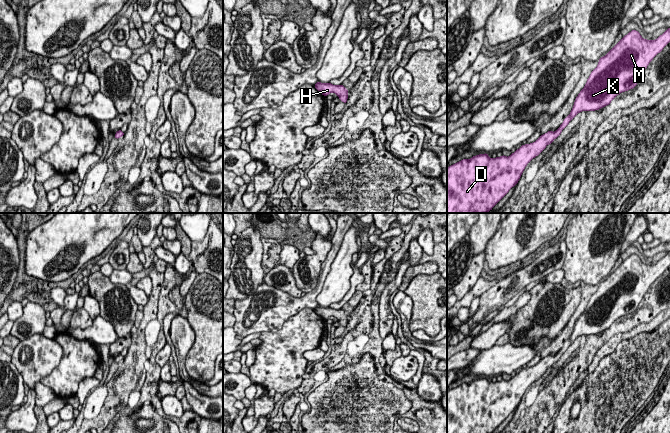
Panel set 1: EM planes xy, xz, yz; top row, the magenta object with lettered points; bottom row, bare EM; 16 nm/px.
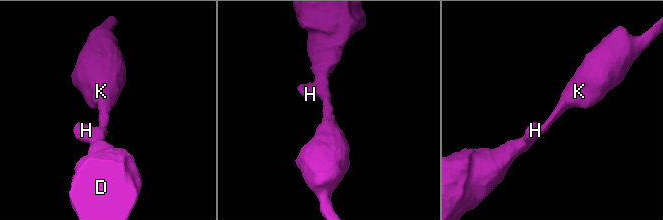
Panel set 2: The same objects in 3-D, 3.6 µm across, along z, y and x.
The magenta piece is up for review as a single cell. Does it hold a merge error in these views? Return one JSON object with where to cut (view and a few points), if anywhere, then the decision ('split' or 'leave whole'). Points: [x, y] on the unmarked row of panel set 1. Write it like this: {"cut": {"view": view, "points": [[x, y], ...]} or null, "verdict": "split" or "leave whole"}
{"cut": null, "verdict": "leave whole"}

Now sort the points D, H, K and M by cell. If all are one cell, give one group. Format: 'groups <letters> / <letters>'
groups D H K M

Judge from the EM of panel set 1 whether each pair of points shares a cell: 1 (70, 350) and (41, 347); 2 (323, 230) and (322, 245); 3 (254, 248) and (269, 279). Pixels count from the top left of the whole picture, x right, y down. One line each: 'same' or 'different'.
1: different
2: different
3: different

